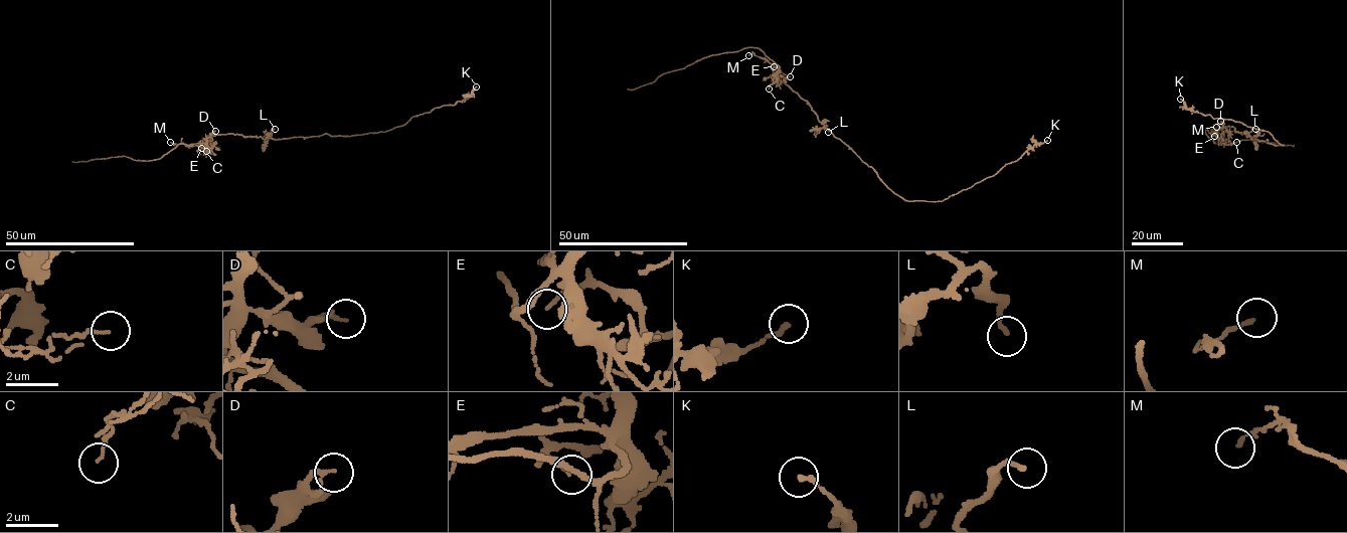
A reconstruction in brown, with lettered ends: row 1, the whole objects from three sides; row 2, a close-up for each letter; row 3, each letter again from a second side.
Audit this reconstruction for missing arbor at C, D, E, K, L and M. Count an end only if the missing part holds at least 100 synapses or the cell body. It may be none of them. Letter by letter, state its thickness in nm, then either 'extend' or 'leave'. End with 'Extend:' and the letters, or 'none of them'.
C: 100 nm | leave
D: 160 nm | leave
E: 130 nm | leave
K: 180 nm | leave
L: 160 nm | leave
M: 130 nm | leave
Extend: none of them

